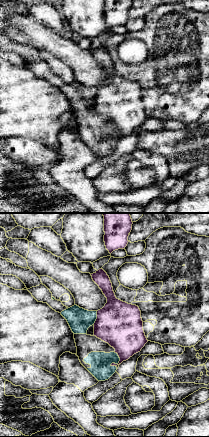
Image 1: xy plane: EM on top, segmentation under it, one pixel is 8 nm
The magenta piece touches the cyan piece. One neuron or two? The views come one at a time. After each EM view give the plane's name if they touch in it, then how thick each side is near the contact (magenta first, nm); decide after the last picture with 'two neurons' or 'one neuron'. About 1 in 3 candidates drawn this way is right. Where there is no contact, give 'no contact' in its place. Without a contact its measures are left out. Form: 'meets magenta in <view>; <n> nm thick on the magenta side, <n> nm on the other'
meets magenta in xy; 320 nm thick on the magenta side, 170 nm on the other

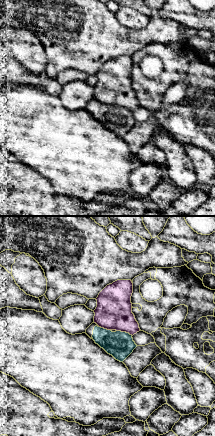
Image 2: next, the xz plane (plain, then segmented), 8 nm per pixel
meets magenta in xz; 280 nm thick on the magenta side, 220 nm on the other

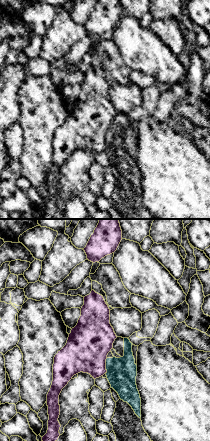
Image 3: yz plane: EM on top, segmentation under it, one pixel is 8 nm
meets magenta in yz; 340 nm thick on the magenta side, 240 nm on the other

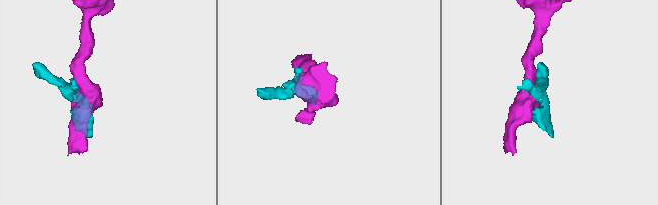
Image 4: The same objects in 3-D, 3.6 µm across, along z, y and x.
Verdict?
two neurons

